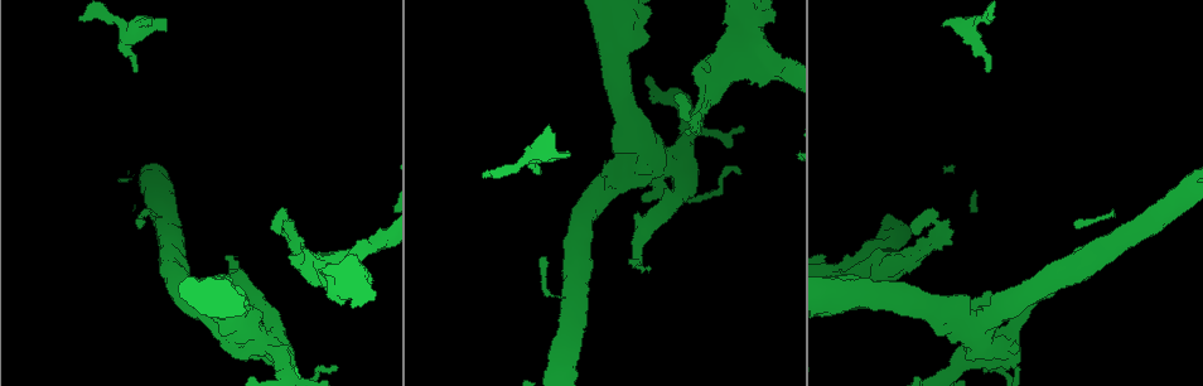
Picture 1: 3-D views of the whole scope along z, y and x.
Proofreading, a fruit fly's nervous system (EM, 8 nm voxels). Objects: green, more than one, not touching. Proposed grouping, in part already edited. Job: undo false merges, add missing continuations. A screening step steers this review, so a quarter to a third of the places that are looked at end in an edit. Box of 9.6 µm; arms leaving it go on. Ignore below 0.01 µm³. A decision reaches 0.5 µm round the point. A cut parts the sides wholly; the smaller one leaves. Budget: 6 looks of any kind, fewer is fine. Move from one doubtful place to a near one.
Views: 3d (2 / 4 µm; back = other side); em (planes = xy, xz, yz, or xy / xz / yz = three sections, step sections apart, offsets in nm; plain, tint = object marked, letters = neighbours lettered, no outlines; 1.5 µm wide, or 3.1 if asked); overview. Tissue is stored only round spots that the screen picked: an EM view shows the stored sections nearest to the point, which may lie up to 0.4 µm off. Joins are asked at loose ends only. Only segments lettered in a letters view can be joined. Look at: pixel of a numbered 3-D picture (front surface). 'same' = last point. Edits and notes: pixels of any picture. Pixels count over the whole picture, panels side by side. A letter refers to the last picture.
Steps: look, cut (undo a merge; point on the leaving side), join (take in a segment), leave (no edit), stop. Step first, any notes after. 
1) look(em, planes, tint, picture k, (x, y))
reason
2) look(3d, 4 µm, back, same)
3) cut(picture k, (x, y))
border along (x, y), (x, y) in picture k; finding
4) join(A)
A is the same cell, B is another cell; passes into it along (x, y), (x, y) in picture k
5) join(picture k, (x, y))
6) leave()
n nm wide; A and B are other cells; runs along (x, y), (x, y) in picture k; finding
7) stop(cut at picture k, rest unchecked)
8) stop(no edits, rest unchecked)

look(em, xz, step 4, letters, picture 1, (990, 22))

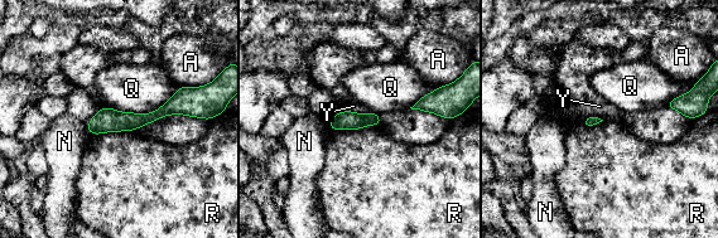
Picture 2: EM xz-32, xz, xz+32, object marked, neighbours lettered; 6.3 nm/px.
leave()
A, N, Q, R and Y are other cells; border along (380, 125), (329, 129) in picture 2; no lettered segment goes on from it

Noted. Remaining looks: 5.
look(em, planes, letters, picture 1, (1014, 371))
sharp bend

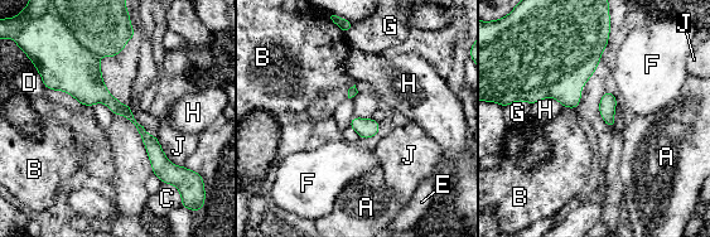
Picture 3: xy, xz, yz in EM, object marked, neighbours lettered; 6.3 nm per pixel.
cut(picture 3, (93, 9))
A, B, C, D, E, F, G, H and J are other cells; border along (77, 38), (96, 56) in picture 3; two cells meet here

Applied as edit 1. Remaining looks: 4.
look(overview)
see it whole again

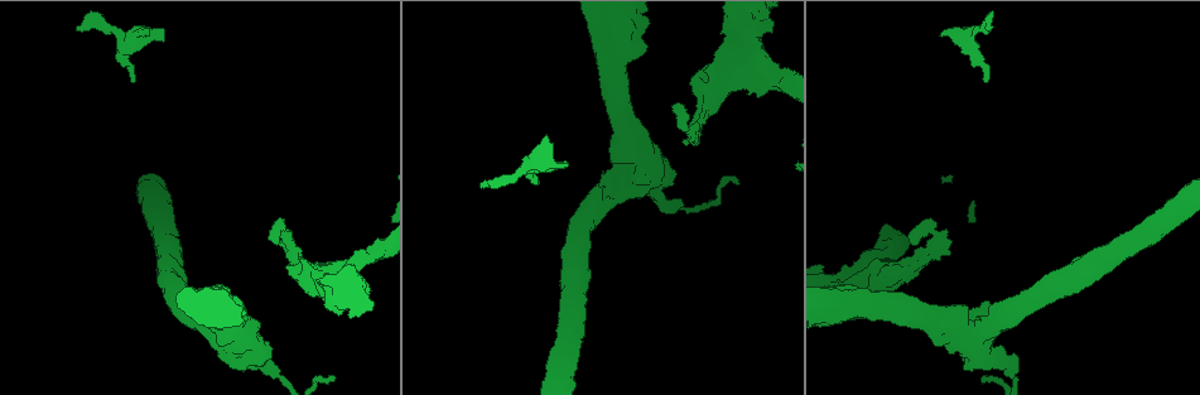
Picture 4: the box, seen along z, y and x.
look(3d, 4 µm, picture 4, (746, 45))
calibre changes

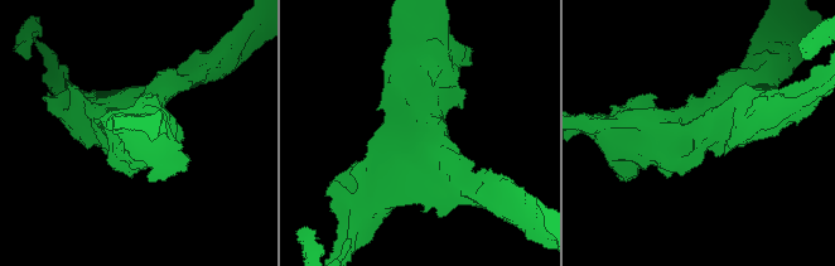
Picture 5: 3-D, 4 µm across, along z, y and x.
look(em, 3.1 µm, xz, step 8, tint, picture 5, (424, 130))
4 arms; need the tissue

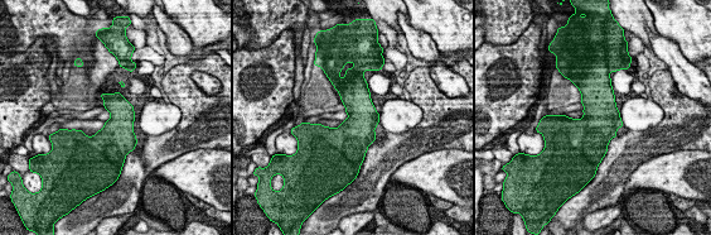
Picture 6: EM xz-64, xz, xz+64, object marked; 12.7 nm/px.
look(em, 3.1 µm, planes, letters, same)

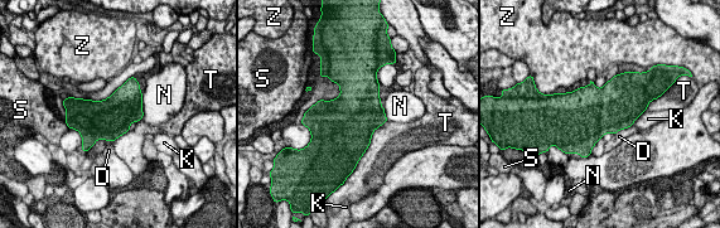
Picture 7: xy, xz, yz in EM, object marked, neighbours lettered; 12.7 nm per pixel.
leave()
D, K, N, S, T and Z are other cells; border along (387, 120), (373, 131), (362, 155) in picture 7; continuous, no second cell

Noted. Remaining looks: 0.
stop(cut at picture 3, rest unchecked)

